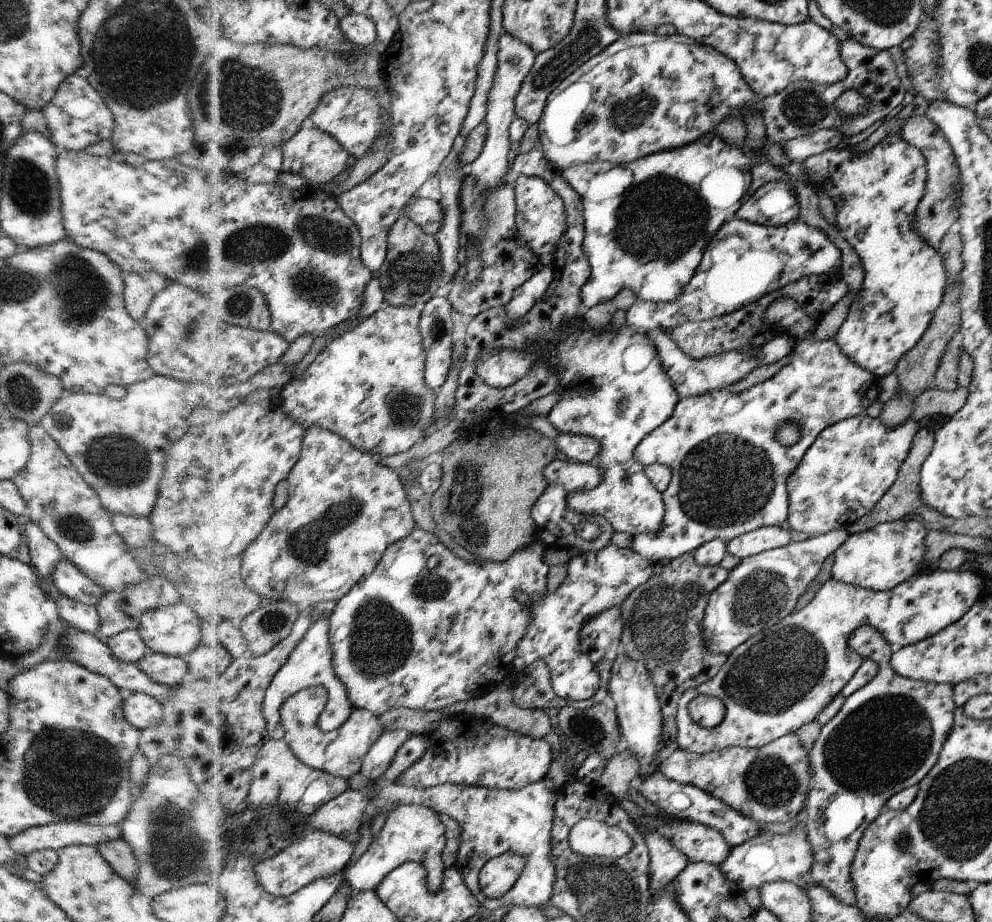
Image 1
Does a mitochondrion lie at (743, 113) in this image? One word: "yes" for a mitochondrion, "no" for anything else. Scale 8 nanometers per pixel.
no

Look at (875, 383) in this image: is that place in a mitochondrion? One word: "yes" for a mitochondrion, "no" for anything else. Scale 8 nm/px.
no

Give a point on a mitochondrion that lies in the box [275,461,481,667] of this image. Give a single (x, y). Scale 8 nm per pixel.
(311, 545)

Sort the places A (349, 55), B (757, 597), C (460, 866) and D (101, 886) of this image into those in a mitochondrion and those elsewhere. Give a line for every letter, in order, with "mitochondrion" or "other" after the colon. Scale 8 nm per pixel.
A: other
B: mitochondrion
C: other
D: other

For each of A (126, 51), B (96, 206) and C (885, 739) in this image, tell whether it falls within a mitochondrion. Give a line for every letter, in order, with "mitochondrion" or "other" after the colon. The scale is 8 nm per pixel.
A: mitochondrion
B: other
C: mitochondrion

